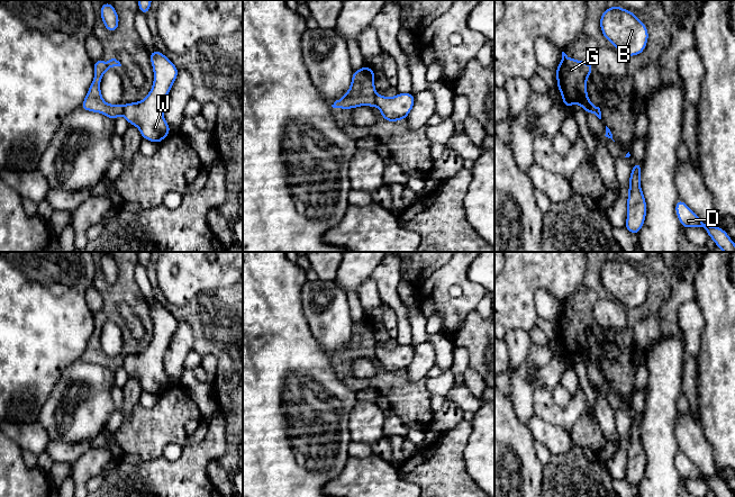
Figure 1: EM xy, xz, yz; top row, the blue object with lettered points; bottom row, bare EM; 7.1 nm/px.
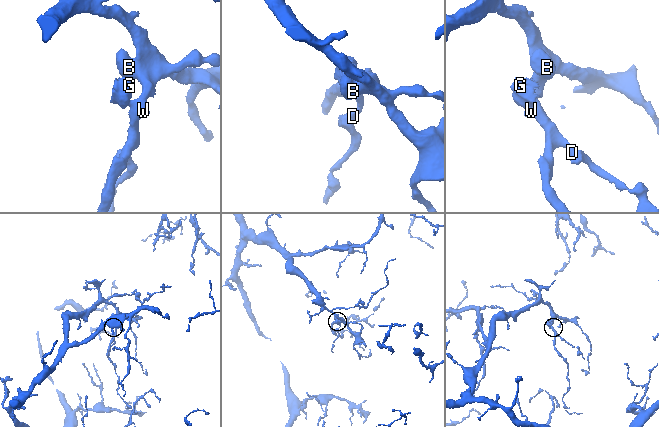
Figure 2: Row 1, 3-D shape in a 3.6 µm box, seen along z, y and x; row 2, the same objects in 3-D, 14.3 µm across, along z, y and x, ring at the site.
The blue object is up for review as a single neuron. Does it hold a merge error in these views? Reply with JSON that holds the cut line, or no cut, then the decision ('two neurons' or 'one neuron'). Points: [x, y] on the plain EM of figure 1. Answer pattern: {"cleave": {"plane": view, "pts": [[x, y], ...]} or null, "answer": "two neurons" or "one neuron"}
{"cleave": {"plane": "xz", "pts": [[377, 348], [374, 357]]}, "answer": "two neurons"}

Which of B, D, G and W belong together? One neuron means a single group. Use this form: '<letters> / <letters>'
B D W / G

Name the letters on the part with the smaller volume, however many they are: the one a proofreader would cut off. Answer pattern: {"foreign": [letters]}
{"foreign": ["G"]}

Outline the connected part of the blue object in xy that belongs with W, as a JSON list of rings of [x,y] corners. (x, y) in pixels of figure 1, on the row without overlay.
[[[160,301],[148,304],[154,323],[153,338],[143,353],[129,354],[122,367],[129,377],[139,380],[143,391],[161,395],[170,385],[163,358],[179,326],[179,320]]]

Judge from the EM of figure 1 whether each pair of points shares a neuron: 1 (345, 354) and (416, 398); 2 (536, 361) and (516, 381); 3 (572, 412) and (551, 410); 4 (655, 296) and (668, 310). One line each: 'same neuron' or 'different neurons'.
1: same neuron
2: same neuron
3: same neuron
4: different neurons

